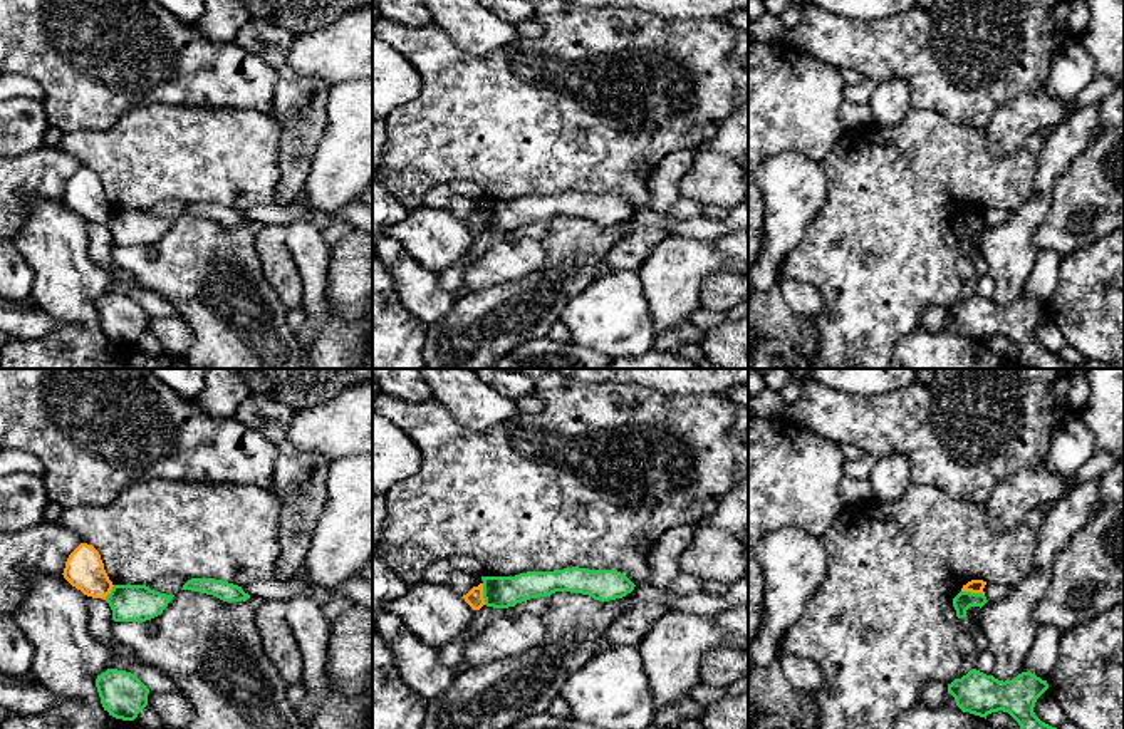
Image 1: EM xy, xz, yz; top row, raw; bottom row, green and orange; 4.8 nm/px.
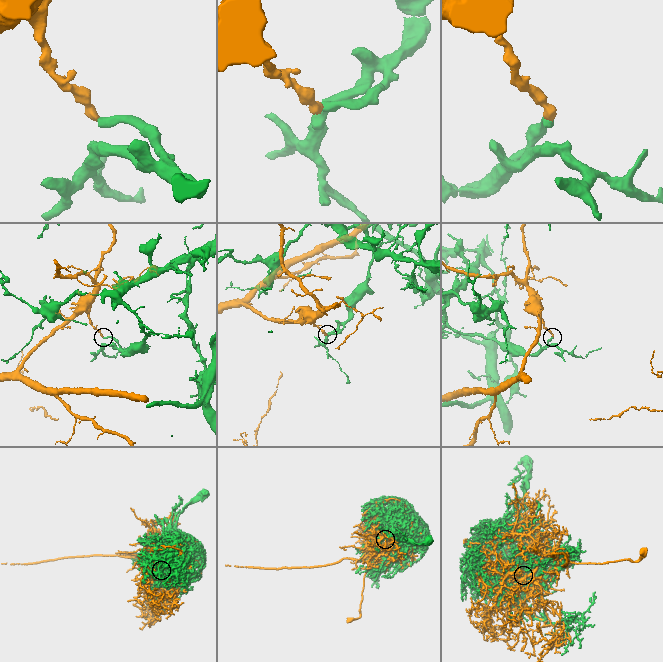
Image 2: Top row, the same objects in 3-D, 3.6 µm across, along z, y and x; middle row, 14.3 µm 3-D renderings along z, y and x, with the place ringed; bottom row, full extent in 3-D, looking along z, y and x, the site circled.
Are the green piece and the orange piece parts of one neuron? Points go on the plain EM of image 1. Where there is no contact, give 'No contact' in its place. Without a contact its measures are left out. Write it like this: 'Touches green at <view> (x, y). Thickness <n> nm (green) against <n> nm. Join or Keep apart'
Touches green at yz (973, 218). Thickness 90 nm (green) against 60 nm. Keep apart

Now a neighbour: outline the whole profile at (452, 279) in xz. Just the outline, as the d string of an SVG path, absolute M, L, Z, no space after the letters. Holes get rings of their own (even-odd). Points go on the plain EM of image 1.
M539 221L539 223L525 225L508 233L493 233L493 231L483 230L480 235L475 236L471 248L468 250L468 253L465 255L461 261L438 273L441 287L451 293L465 287L465 271L492 245L502 240L517 240L517 238L542 240L547 235L549 228L550 228L550 221Z

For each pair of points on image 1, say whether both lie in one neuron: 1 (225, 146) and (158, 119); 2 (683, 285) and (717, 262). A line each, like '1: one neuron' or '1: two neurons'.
1: one neuron
2: one neuron

